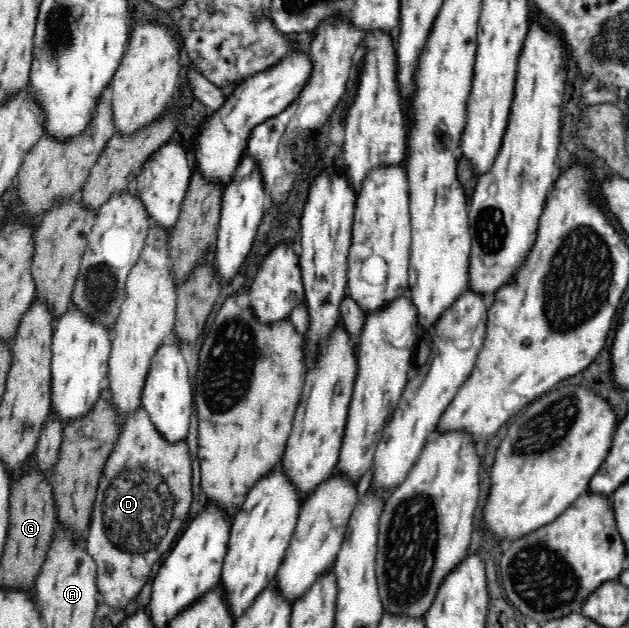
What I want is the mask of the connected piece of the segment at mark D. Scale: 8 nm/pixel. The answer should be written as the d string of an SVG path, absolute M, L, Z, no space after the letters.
M143 406L126 418L99 476L90 526L83 542L96 562L96 583L104 604L125 608L151 574L163 566L163 558L171 554L191 508L191 469L185 438L175 442L167 440L157 431Z

